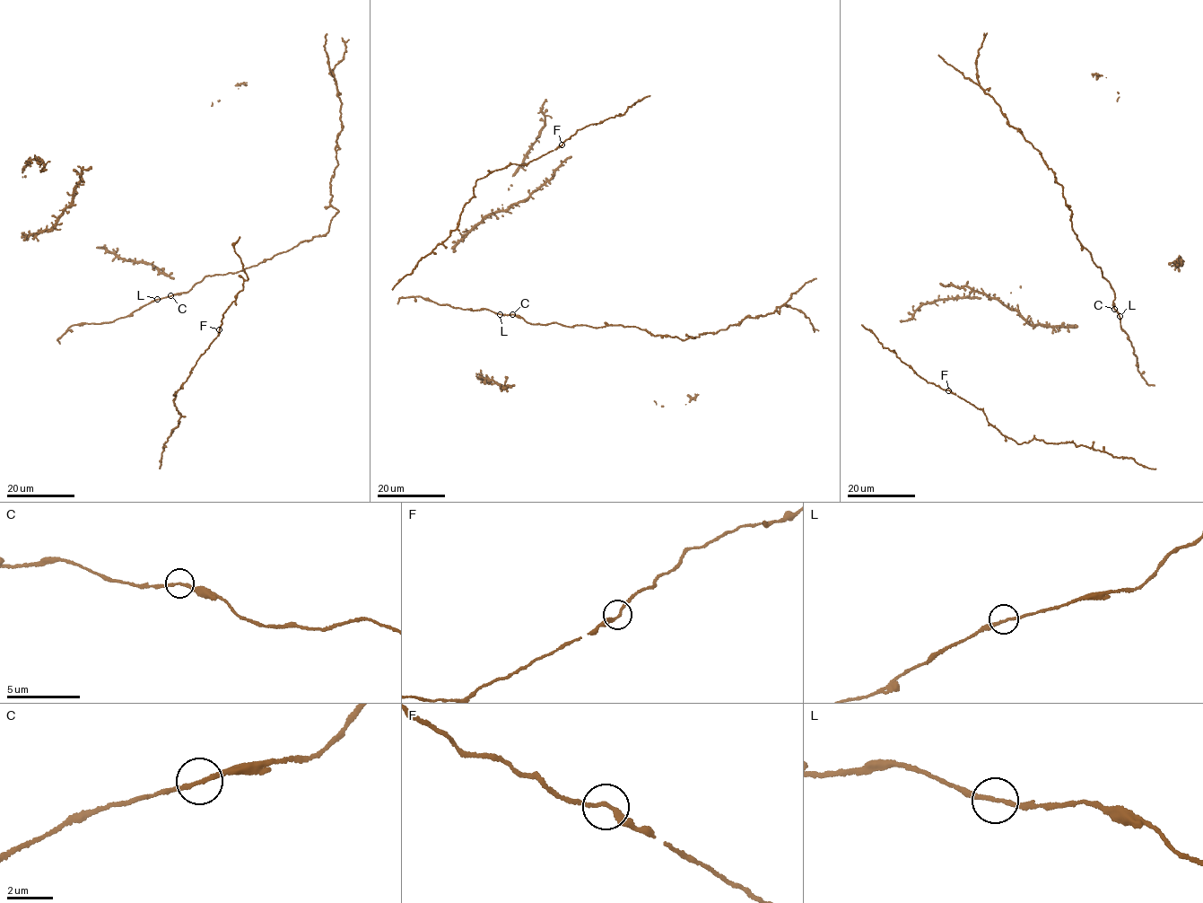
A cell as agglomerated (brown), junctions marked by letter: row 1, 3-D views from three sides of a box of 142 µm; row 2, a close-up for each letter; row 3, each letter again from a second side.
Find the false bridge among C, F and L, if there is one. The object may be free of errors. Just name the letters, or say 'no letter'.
no letter

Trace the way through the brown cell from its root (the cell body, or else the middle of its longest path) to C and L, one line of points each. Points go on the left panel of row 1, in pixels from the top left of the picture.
C: (196, 283), (186, 293), (170, 295)
L: (196, 283), (186, 293), (157, 299)

